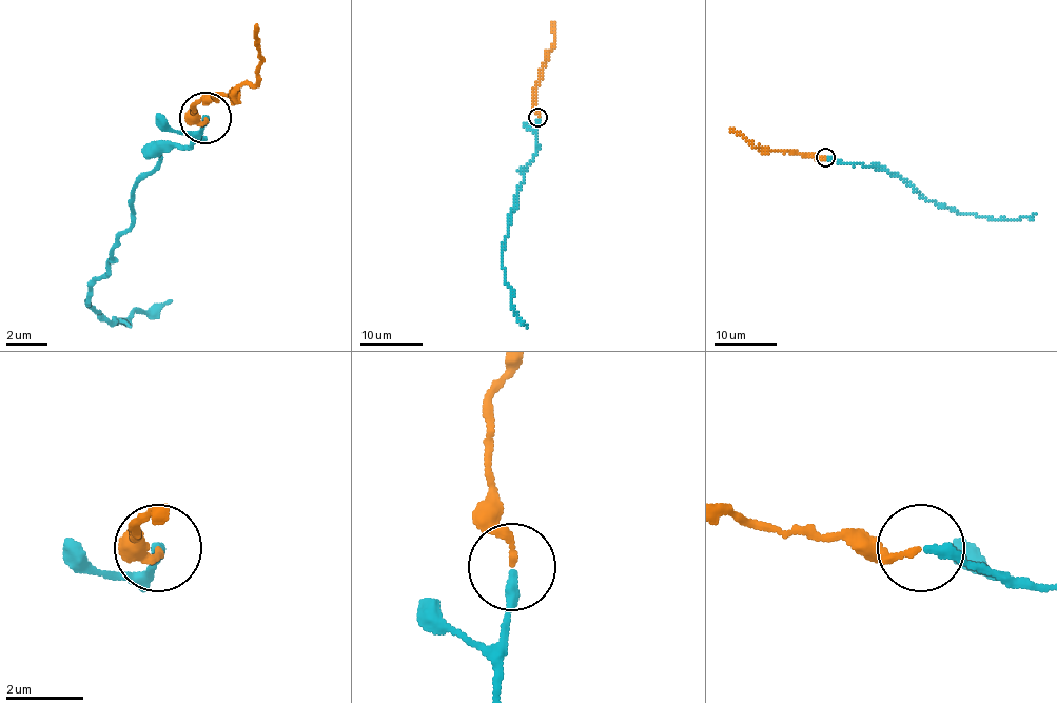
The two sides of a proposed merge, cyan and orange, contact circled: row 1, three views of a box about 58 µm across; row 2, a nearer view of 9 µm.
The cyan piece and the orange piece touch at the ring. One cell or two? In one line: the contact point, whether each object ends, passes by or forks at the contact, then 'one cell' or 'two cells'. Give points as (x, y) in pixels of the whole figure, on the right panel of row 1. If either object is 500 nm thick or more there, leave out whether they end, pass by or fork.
place (825, 157); cyan ends; orange ends; one cell

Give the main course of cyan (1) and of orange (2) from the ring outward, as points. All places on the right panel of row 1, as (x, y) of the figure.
1: (825, 157), (844, 163), (884, 167), (903, 178), (926, 200), (953, 208), (959, 214), (1016, 219), (1035, 213)
2: (825, 157), (777, 150), (763, 151), (731, 128)

